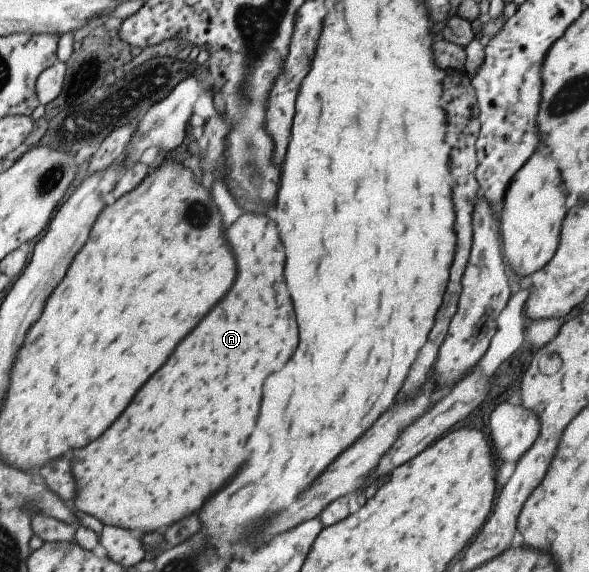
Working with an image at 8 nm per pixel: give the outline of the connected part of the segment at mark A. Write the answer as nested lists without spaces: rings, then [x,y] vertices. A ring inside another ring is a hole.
[[[245,212],[225,231],[225,239],[231,245],[233,255],[235,255],[235,263],[237,263],[237,277],[235,277],[235,283],[231,285],[231,289],[227,291],[227,295],[197,323],[197,327],[191,333],[187,333],[177,343],[177,347],[173,349],[169,359],[143,383],[143,387],[139,389],[139,397],[131,399],[127,409],[115,419],[115,423],[111,423],[111,427],[103,433],[103,437],[97,437],[89,445],[71,451],[71,475],[73,475],[75,487],[77,487],[76,494],[72,499],[73,505],[76,511],[92,515],[104,526],[123,527],[126,530],[135,529],[135,531],[147,533],[147,531],[157,531],[159,527],[167,527],[167,525],[171,525],[171,523],[175,523],[175,521],[179,521],[191,513],[197,513],[201,509],[201,505],[205,503],[205,499],[209,495],[213,495],[225,481],[229,481],[229,477],[233,477],[237,473],[237,469],[243,465],[243,461],[247,459],[247,449],[243,449],[243,447],[245,447],[247,435],[251,433],[251,429],[255,425],[255,417],[259,411],[257,403],[261,397],[261,381],[267,373],[281,369],[297,345],[297,327],[295,327],[295,319],[293,319],[291,299],[289,299],[289,293],[287,293],[285,283],[283,283],[285,255],[283,255],[283,245],[279,241],[275,223],[263,215]]]

